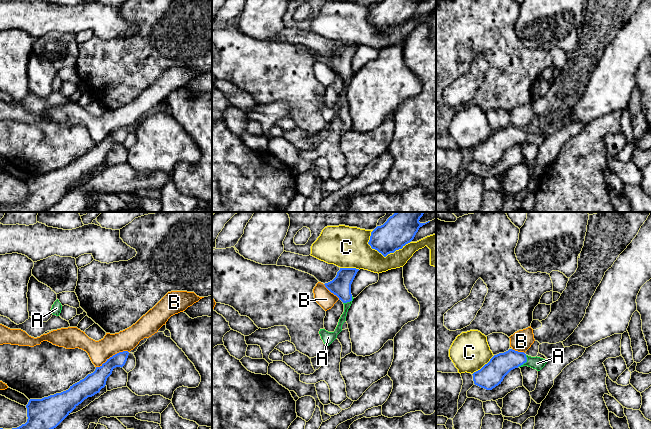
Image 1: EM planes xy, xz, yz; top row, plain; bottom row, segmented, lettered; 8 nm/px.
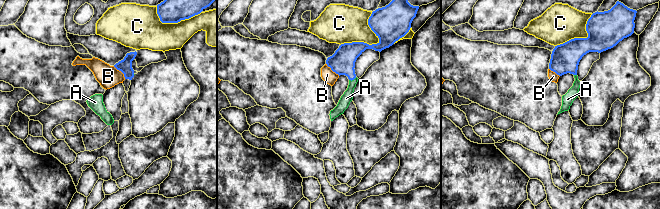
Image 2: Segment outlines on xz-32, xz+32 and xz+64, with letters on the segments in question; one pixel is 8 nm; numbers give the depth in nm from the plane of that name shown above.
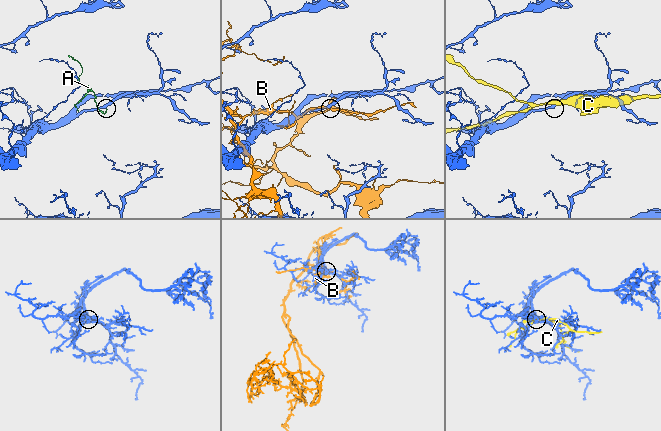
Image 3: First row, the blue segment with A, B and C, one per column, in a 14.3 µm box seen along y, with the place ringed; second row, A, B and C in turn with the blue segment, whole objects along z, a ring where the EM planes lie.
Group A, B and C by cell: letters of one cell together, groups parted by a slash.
A / B / C

